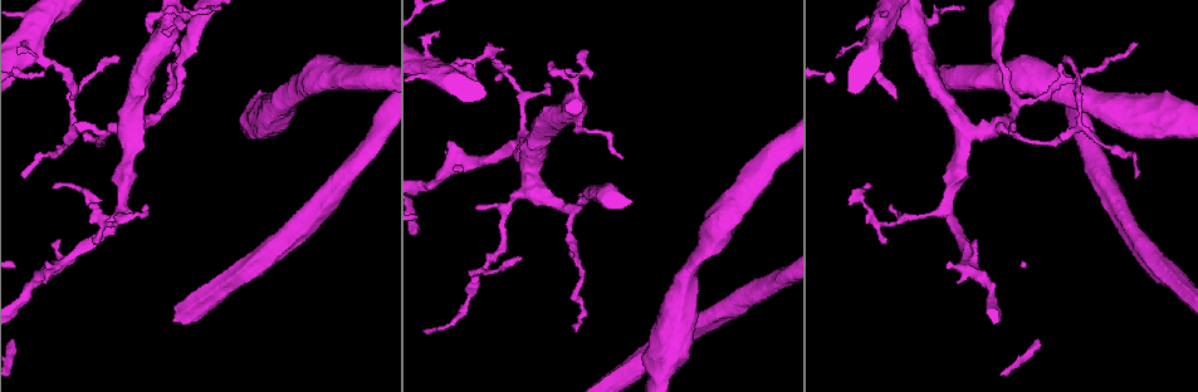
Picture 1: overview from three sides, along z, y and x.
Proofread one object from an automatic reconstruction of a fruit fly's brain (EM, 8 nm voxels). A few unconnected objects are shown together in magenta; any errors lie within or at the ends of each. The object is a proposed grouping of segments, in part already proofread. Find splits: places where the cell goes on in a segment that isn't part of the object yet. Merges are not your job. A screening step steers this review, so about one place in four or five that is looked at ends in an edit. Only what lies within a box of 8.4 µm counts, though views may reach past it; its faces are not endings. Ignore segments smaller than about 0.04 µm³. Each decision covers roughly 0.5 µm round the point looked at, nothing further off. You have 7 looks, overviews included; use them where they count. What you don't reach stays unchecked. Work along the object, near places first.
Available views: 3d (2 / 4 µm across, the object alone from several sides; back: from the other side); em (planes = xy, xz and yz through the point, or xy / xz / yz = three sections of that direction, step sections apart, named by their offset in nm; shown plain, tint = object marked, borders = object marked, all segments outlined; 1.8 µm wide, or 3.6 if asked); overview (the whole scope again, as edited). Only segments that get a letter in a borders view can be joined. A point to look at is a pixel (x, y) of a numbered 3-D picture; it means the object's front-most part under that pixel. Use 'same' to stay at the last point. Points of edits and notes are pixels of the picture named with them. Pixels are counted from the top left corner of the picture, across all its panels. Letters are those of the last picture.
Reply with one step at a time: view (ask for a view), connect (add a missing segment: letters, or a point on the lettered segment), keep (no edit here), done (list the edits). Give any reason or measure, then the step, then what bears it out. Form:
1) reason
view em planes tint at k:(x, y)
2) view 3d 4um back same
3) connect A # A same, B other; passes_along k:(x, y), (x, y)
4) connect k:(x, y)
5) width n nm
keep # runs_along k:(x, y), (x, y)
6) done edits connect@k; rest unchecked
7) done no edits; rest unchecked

long arm stops here
view 3d 4um back at 1:(1134, 41)

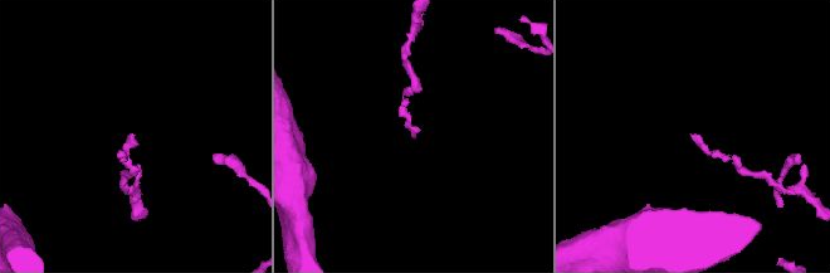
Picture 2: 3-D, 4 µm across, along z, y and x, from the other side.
view em planes borders at 2:(690, 136)

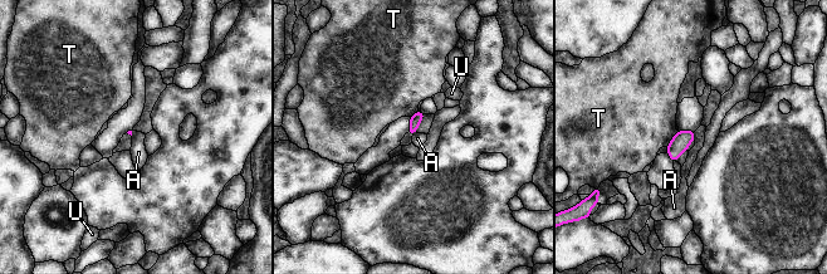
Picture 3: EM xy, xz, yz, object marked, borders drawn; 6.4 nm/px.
longest_contact T 130 nm
keep # A other, T other, U other; no lettered segment goes on from it

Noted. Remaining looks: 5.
free end
view em planes borders at 1:(895, 99)

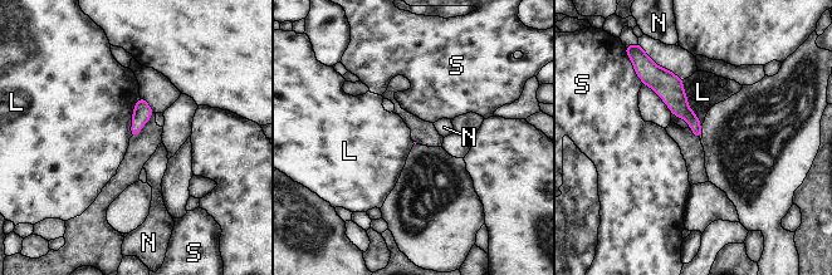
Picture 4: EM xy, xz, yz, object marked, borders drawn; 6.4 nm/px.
keep # L other, N other, S other; runs_along 4:(647, 80), (678, 103), (698, 133); none of them fits

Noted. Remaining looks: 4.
thin end
view 3d 4um at 1:(52, 187)

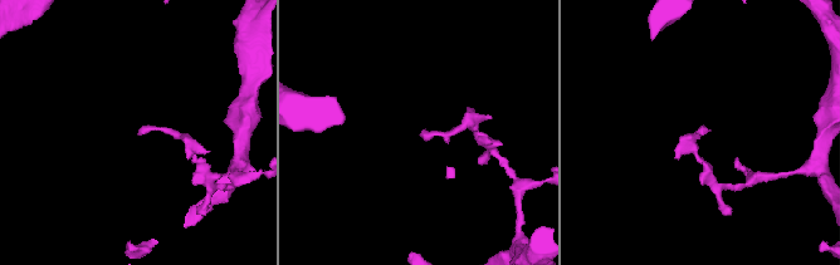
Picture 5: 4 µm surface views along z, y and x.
need the tissue
view em xy step 4 borders at 5:(704, 132)

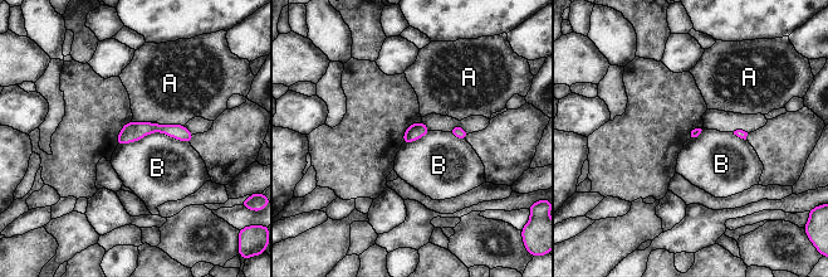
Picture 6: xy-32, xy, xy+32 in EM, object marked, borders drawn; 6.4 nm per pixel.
keep # A other, B other; runs_along 6:(189, 136), (141, 129), (119, 141); no lettered segment goes on from it

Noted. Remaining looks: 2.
done no edits; rest unchecked

